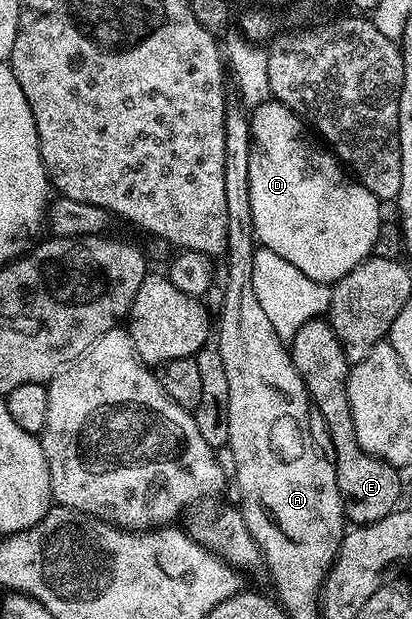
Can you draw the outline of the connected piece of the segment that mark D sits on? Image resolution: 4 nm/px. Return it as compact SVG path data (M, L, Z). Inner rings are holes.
M269 99L255 106L250 115L250 132L250 211L254 215L257 242L274 251L274 255L282 255L286 263L294 263L310 279L321 283L341 281L372 256L382 224L380 198L349 176L345 166L327 148L315 149L305 122L281 101Z

